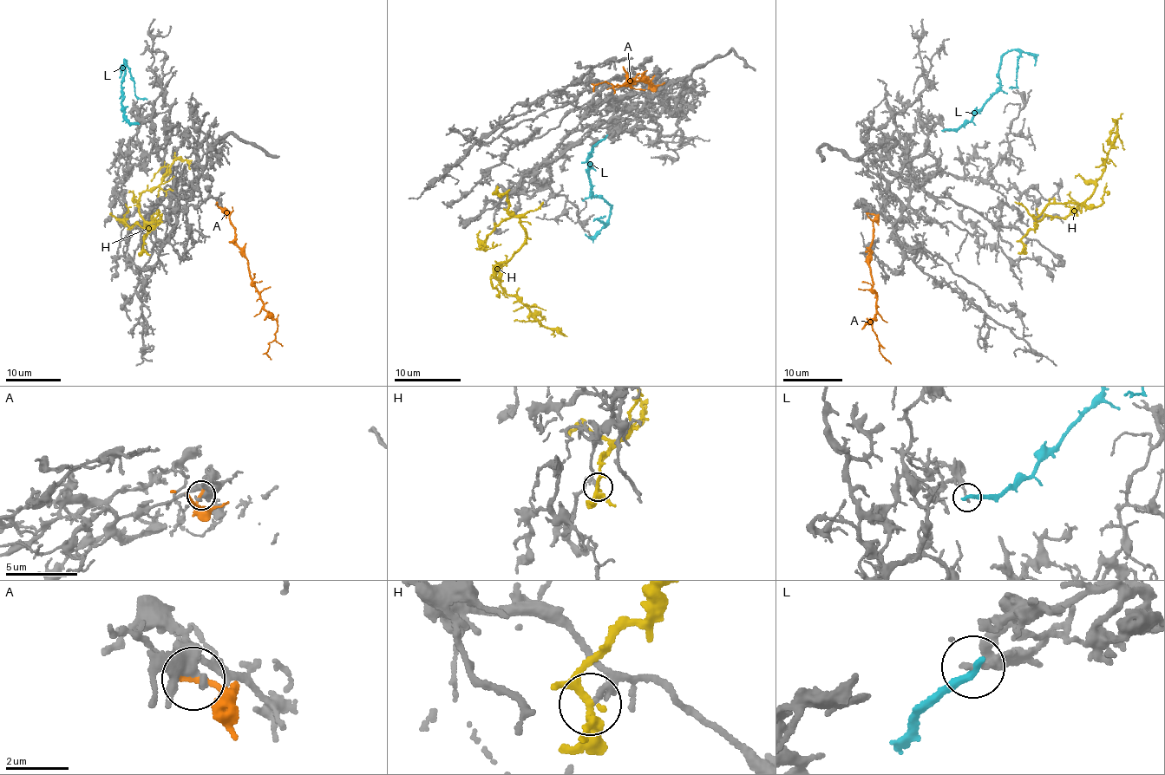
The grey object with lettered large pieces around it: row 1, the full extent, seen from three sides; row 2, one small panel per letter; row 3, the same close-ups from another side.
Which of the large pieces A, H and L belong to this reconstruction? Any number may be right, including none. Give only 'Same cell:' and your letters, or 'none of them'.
Same cell: none of them

